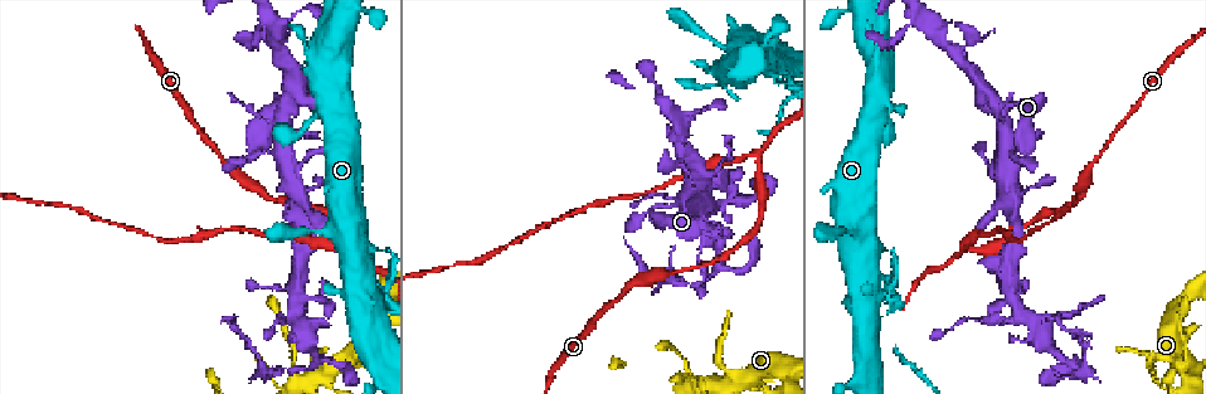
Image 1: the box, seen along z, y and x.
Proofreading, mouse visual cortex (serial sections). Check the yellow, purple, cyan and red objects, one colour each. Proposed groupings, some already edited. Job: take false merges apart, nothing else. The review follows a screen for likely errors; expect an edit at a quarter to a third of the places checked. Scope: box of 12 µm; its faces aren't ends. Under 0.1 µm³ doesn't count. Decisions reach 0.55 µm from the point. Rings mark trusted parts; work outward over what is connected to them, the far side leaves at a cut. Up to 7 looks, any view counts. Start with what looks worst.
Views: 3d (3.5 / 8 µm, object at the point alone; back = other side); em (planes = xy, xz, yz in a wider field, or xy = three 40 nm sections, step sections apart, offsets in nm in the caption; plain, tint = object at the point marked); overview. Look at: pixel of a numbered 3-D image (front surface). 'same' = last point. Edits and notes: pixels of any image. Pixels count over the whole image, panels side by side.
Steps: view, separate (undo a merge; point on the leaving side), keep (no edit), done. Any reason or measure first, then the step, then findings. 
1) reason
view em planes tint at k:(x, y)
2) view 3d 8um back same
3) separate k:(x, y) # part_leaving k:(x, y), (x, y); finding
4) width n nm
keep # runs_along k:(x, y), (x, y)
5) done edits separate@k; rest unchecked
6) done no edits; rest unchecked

sharp bend
view 3d 8um at 1:(961, 255)

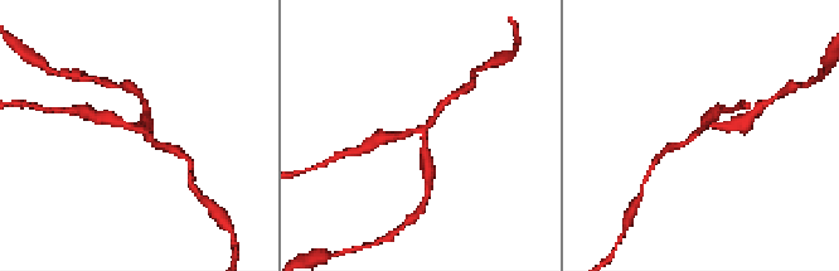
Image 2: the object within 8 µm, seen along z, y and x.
arms 3; arm_widths 200, 250, 350 nm
view em xy step 3 tint at 2:(142, 127)

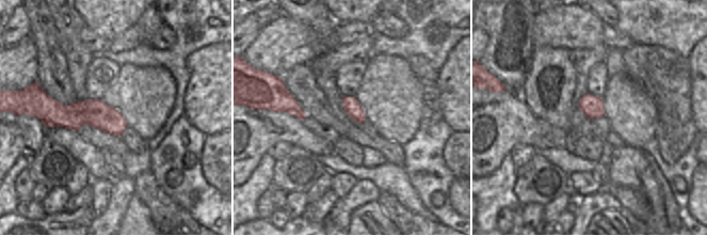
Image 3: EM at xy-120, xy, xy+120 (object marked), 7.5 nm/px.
keep # runs_along 2:(428, 172), (426, 135), (413, 130), (396, 138); continuous, no second cell

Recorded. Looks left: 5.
narrows sharply
view 3d 8um back at 1:(783, 367)

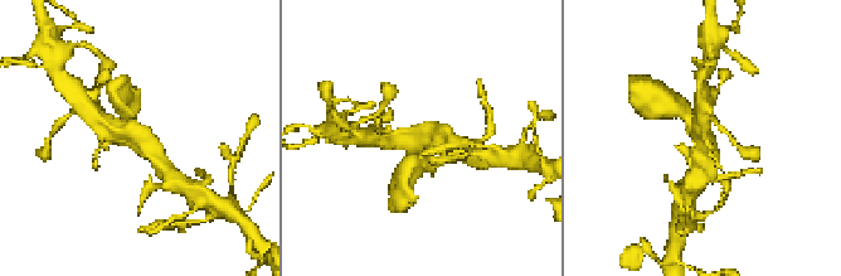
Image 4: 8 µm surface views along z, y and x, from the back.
closer look
view 3d 3.5um at 4:(702, 138)

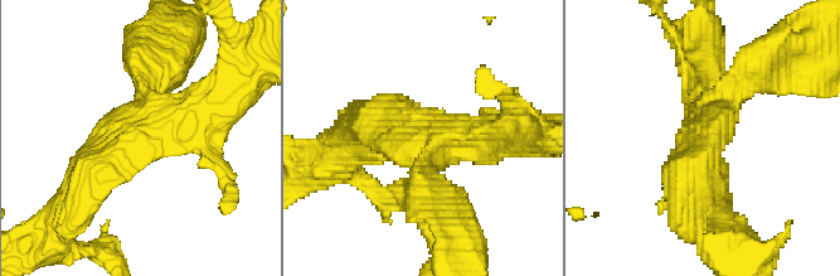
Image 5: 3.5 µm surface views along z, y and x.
need the tissue
view em xy step 5 tint at 5:(706, 136)

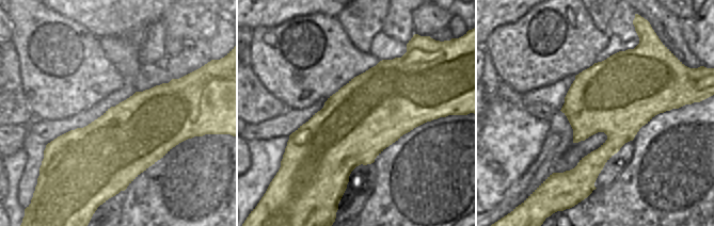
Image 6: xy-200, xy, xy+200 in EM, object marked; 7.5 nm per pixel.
keep # runs_along 5:(79, 204), (145, 115), (149, 72); one cell here

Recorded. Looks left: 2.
sudden change in width
view 3d 8um at 1:(379, 371)

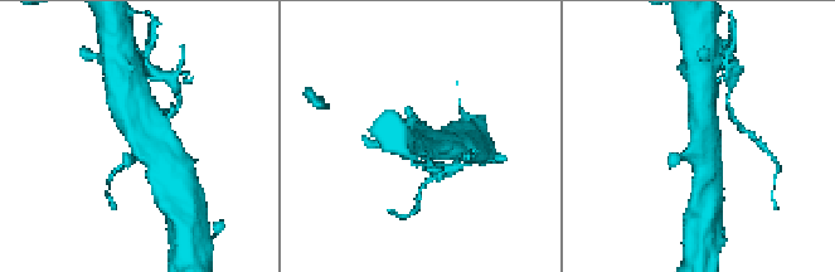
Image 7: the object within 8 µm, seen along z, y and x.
view em xy step 3 tint at 7:(134, 138)

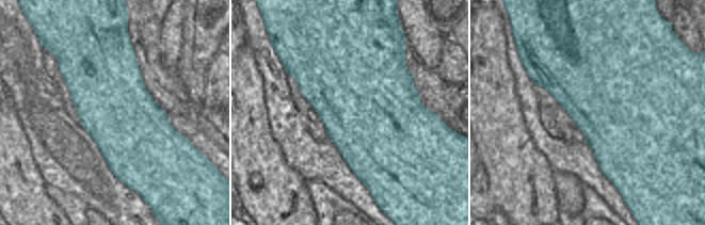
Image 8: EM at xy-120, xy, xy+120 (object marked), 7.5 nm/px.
width 750 nm
keep # runs_along 7:(703, 113), (707, 134), (673, 160); one cell here

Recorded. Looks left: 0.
done no edits; rest unchecked

